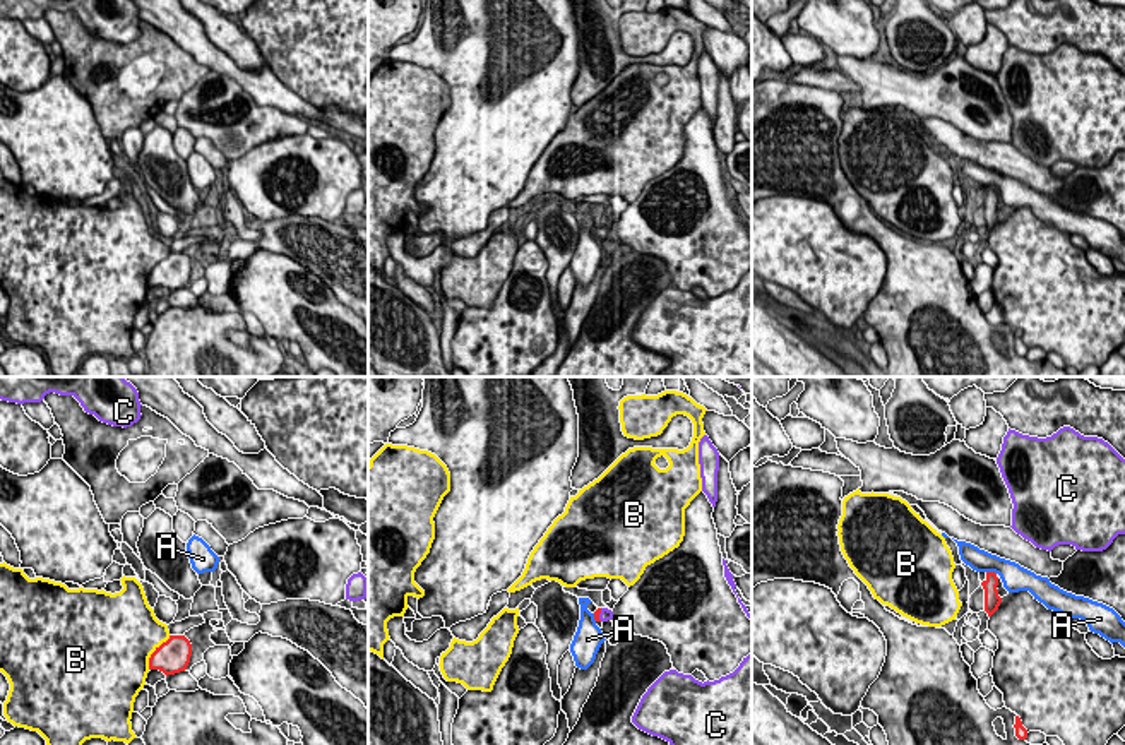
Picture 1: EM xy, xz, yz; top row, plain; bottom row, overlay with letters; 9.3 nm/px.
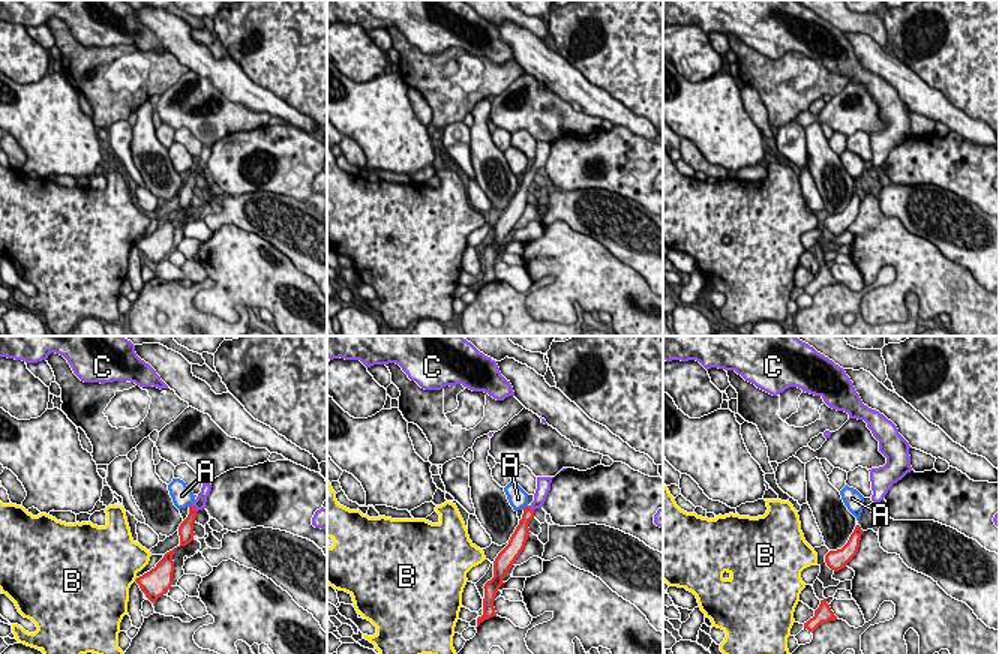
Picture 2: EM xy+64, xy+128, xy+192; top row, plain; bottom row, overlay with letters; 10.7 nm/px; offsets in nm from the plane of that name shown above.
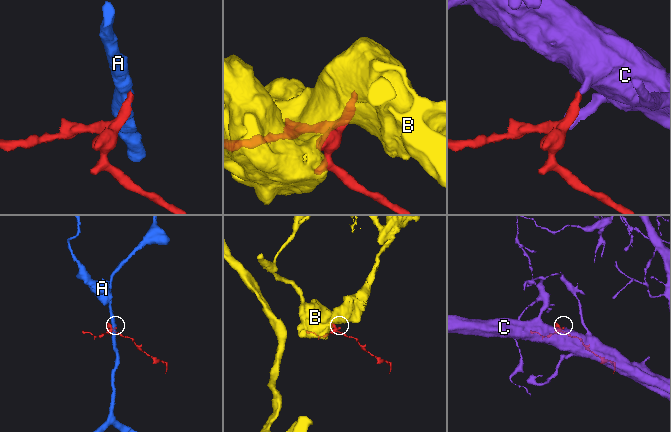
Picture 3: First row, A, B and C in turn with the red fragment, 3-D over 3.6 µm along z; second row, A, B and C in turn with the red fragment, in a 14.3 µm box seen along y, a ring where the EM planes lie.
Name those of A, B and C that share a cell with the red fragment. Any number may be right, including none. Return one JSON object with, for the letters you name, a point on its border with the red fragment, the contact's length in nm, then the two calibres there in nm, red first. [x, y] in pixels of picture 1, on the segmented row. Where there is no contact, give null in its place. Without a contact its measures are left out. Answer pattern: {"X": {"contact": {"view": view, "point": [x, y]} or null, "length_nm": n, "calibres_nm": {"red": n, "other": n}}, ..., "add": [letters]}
{"C": {"contact": {"view": "xz", "point": [598, 615]}, "length_nm": 130, "calibres_nm": {"red": 60, "other": 120}}, "add": ["C"]}

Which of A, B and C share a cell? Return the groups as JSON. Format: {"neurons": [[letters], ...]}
{"neurons": [["A"], ["B"], ["C"]]}

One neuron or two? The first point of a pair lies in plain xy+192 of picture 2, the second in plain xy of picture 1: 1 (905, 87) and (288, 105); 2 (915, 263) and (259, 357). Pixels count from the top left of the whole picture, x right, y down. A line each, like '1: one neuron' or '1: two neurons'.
1: one neuron
2: two neurons

